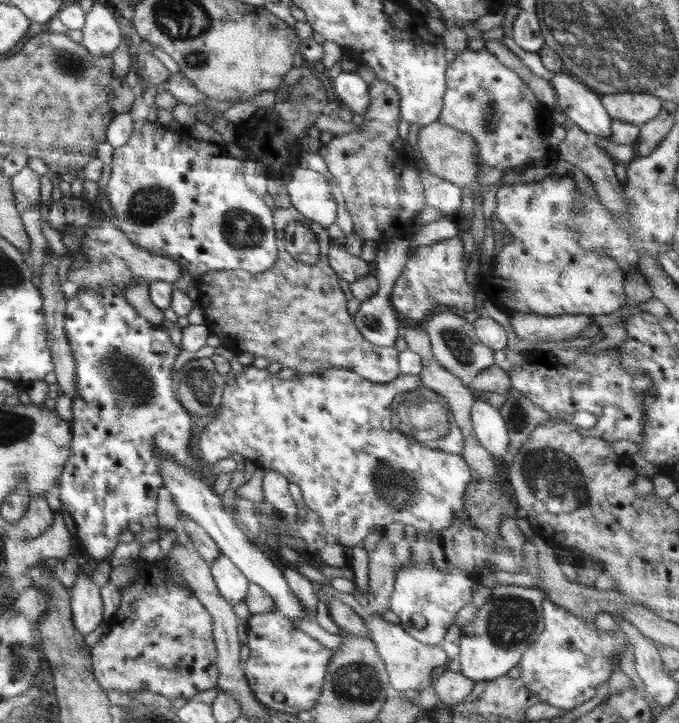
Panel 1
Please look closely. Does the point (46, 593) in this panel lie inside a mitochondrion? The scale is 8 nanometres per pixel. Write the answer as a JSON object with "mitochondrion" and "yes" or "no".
{"mitochondrion":"no"}

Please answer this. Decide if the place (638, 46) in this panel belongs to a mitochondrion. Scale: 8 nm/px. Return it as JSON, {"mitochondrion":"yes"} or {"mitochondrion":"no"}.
{"mitochondrion":"yes"}

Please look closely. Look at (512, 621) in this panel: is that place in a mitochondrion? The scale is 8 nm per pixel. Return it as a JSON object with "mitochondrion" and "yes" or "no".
{"mitochondrion":"yes"}

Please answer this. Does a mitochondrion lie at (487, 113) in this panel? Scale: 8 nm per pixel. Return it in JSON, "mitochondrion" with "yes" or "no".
{"mitochondrion":"yes"}

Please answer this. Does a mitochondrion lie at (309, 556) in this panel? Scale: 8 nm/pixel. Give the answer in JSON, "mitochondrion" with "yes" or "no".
{"mitochondrion":"no"}

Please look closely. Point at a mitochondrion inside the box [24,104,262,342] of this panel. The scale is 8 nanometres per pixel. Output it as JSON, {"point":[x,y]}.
{"point":[147,206]}

